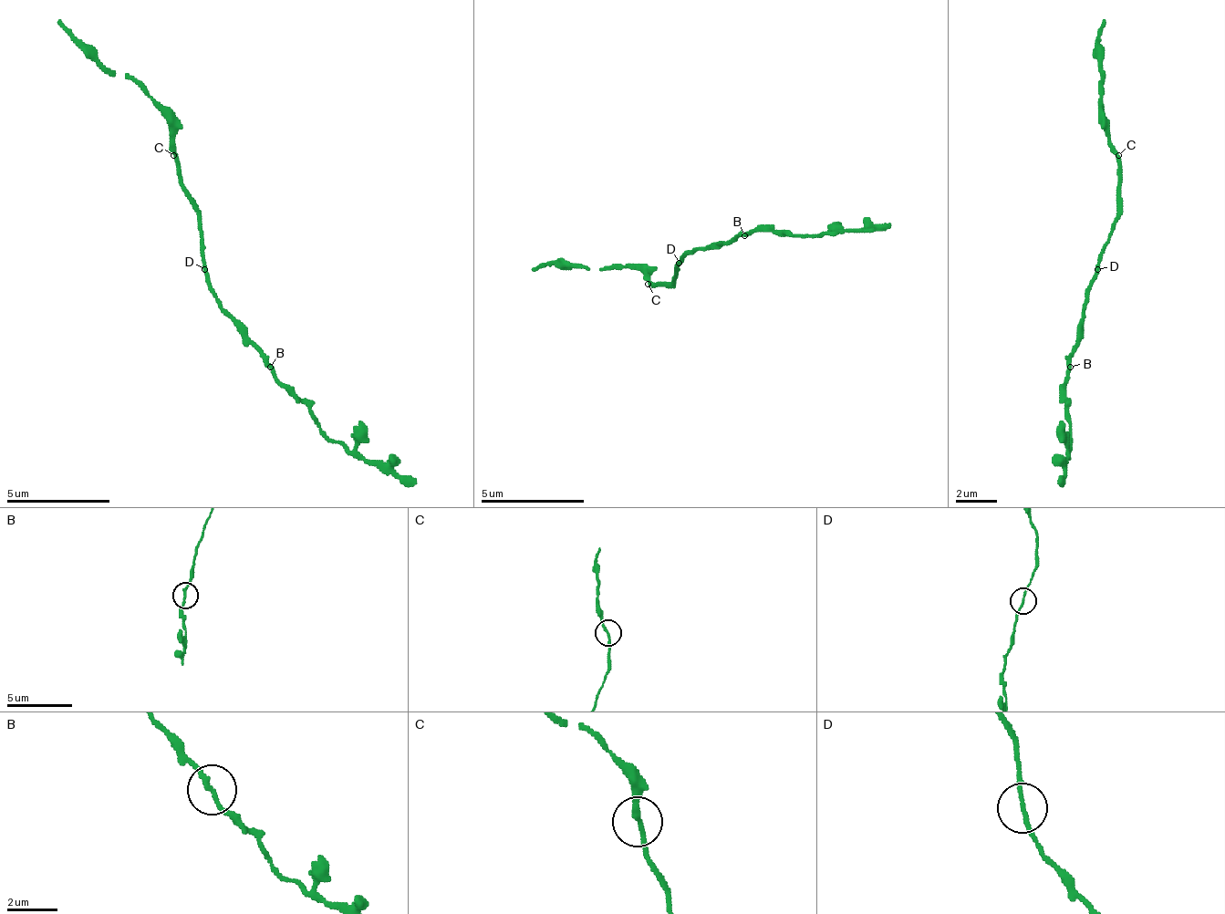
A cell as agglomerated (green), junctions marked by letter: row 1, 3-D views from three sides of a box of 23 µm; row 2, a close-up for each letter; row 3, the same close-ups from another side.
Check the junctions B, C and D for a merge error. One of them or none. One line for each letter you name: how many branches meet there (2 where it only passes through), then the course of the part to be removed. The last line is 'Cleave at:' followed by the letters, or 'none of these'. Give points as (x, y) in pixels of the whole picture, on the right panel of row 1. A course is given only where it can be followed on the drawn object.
B: Branches: 2. Course of the part to remove: (1071, 368), (1071, 441), (1055, 482)
Cleave at: B

